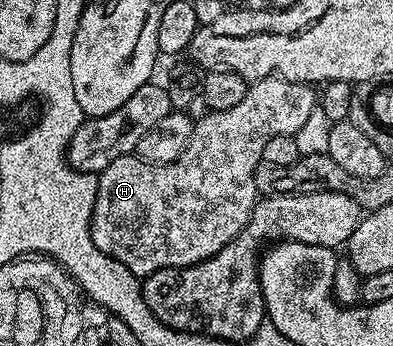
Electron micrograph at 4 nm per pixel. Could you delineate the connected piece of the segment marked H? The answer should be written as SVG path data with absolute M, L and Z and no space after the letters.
M270 78L257 79L248 86L245 97L241 97L241 101L237 101L237 105L233 105L224 111L208 110L207 116L203 120L196 122L191 129L191 140L186 149L181 153L181 157L177 157L172 163L146 163L138 155L126 155L125 157L117 157L117 161L113 161L113 165L109 165L104 171L98 172L99 188L97 189L97 197L93 205L93 213L91 214L91 236L93 237L93 245L97 245L97 249L101 249L101 253L105 253L109 257L113 257L117 261L121 261L121 265L125 265L125 269L129 269L135 275L146 277L161 269L169 269L170 267L188 267L194 263L205 261L209 257L213 257L225 245L229 245L229 241L233 241L245 228L247 222L251 220L251 210L257 202L257 192L253 185L253 173L257 169L257 165L263 162L263 150L265 144L273 137L281 137L282 135L295 135L297 129L301 129L301 125L305 125L306 118L309 113L317 109L317 91L314 86L306 83L294 83L293 81L285 81L284 79Z

